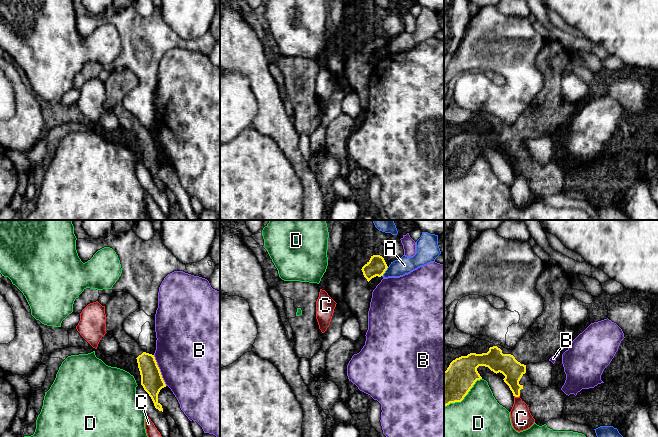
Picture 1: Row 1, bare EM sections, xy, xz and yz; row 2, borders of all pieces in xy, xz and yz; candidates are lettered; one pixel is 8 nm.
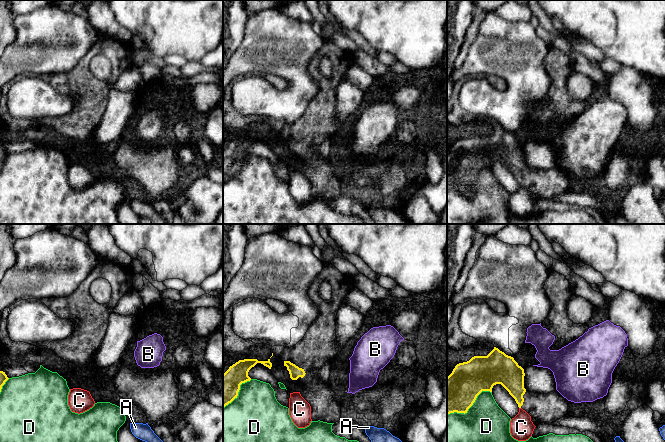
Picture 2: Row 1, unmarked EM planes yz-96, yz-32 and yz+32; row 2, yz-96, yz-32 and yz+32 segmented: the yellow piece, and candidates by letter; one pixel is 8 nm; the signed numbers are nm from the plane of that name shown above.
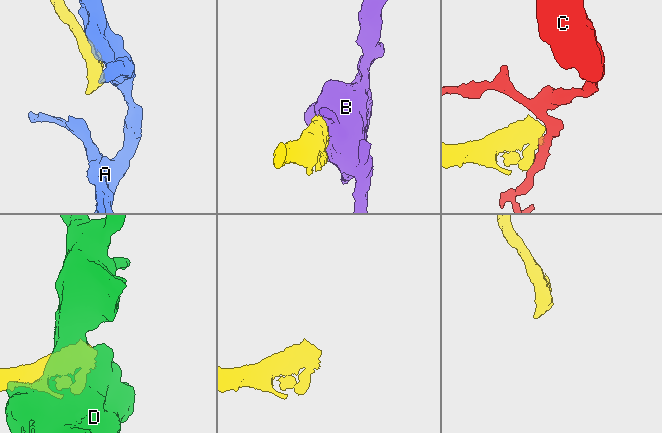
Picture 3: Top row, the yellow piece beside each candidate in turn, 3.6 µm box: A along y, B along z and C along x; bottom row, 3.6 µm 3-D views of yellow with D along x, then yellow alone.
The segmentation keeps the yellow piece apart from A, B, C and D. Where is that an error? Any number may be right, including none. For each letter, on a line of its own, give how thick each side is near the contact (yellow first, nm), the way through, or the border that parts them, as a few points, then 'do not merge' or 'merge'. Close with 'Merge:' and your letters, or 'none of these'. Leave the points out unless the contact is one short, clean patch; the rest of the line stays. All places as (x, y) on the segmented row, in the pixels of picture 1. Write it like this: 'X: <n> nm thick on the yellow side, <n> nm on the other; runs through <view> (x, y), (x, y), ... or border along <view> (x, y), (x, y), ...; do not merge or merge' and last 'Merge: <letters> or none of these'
A: 150 nm thick on the yellow side, 140 nm on the other; border along xz (388, 267), (382, 276); do not merge
B: 180 nm thick on the yellow side, 500 nm on the other; border along xy (153, 355), (166, 385); do not merge
C: 160 nm thick on the yellow side, 170 nm on the other; do not merge
D: 280 nm thick on the yellow side, 360 nm on the other; do not merge
Merge: none of these

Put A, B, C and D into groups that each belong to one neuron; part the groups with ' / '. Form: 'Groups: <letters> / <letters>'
Groups: A / B / C / D

